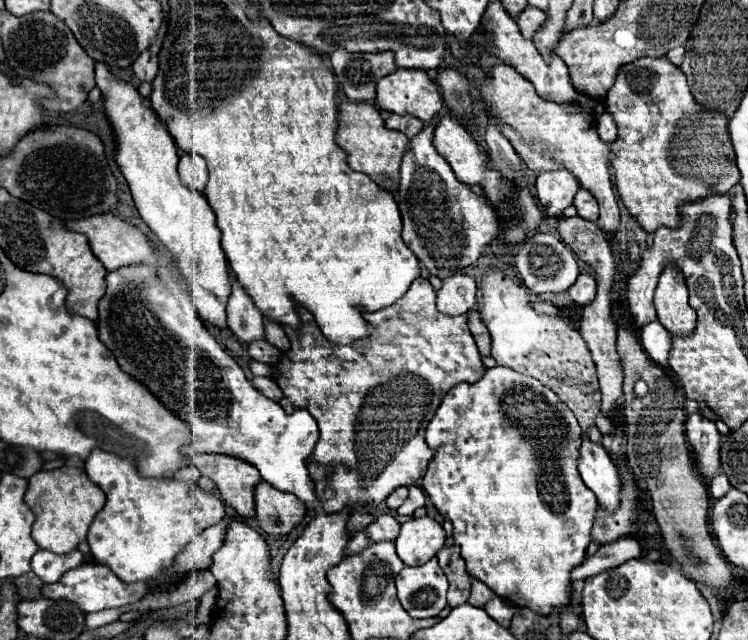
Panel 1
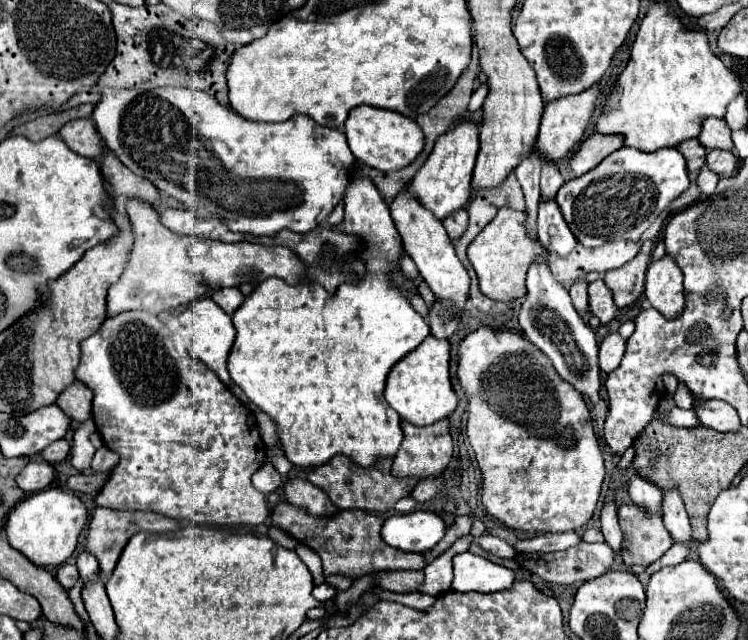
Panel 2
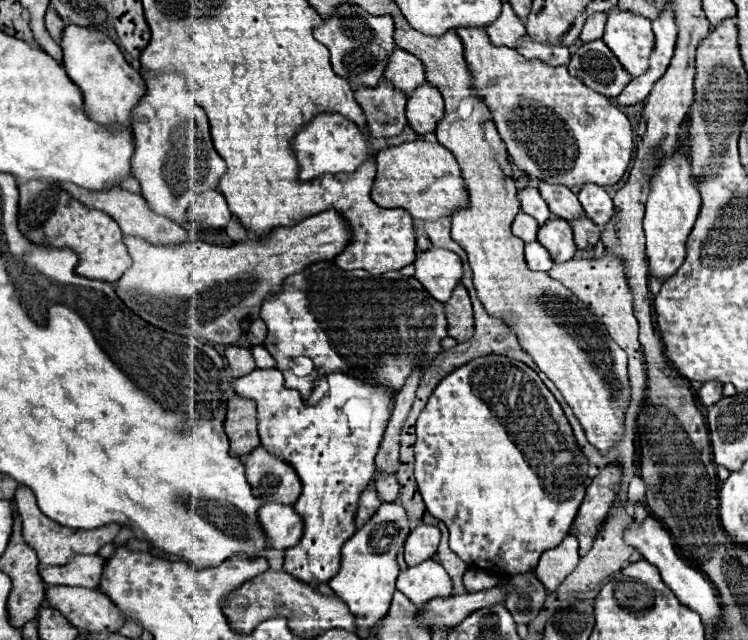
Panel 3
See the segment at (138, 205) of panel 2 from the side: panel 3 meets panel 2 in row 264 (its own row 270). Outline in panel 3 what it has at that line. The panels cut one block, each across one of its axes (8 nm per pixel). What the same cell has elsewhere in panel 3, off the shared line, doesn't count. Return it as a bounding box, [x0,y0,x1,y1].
[114,210,350,344]

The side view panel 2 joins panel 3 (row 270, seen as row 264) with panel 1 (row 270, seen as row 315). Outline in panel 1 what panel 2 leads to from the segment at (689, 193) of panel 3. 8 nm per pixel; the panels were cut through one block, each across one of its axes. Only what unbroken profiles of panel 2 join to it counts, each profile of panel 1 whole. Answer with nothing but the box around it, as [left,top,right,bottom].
[654,264,696,336]

